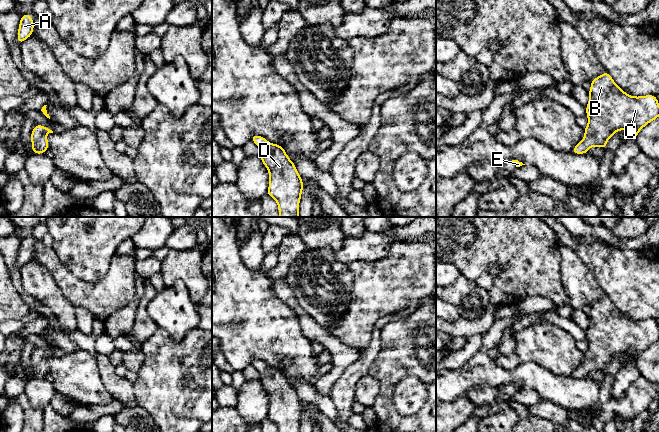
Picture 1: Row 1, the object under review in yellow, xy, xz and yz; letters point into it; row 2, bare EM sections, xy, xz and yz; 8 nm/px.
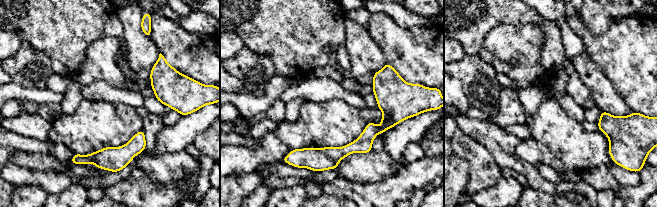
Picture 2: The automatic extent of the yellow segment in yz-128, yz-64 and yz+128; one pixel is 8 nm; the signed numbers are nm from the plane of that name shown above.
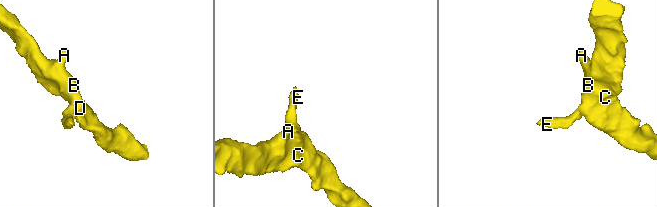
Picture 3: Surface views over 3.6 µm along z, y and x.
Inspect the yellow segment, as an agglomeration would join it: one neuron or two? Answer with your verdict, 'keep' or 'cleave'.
keep

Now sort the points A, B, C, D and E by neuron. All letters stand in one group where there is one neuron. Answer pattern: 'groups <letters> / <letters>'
groups A B C D E

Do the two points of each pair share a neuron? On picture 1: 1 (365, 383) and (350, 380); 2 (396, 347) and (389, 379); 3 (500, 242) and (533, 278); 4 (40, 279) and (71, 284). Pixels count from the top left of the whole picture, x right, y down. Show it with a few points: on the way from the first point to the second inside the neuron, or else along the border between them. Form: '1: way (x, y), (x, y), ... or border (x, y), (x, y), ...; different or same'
1: border (367, 373), (357, 383), (354, 401); different
2: way (396, 355), (396, 360), (389, 368), (389, 371); same
3: way (509, 251), (527, 269); same
4: border (41, 264), (50, 273), (63, 296), (69, 302); different

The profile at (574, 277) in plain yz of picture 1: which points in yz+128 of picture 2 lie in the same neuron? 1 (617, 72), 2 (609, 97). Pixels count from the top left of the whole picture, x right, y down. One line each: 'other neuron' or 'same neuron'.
1: other neuron
2: same neuron

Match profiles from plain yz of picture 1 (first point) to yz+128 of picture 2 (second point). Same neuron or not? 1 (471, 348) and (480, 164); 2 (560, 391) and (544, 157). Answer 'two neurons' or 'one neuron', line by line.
1: one neuron
2: one neuron

